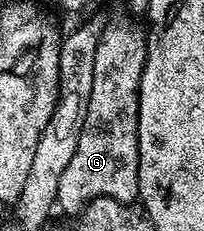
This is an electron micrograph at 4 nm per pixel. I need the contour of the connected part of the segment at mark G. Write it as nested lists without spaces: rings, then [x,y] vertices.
[[[123,16],[117,21],[109,20],[98,39],[98,51],[94,55],[94,88],[90,90],[86,119],[78,135],[78,147],[74,147],[74,156],[58,182],[56,204],[59,212],[78,215],[99,197],[132,203],[140,196],[138,111],[148,38],[145,30],[132,22],[135,20],[131,16]]]

